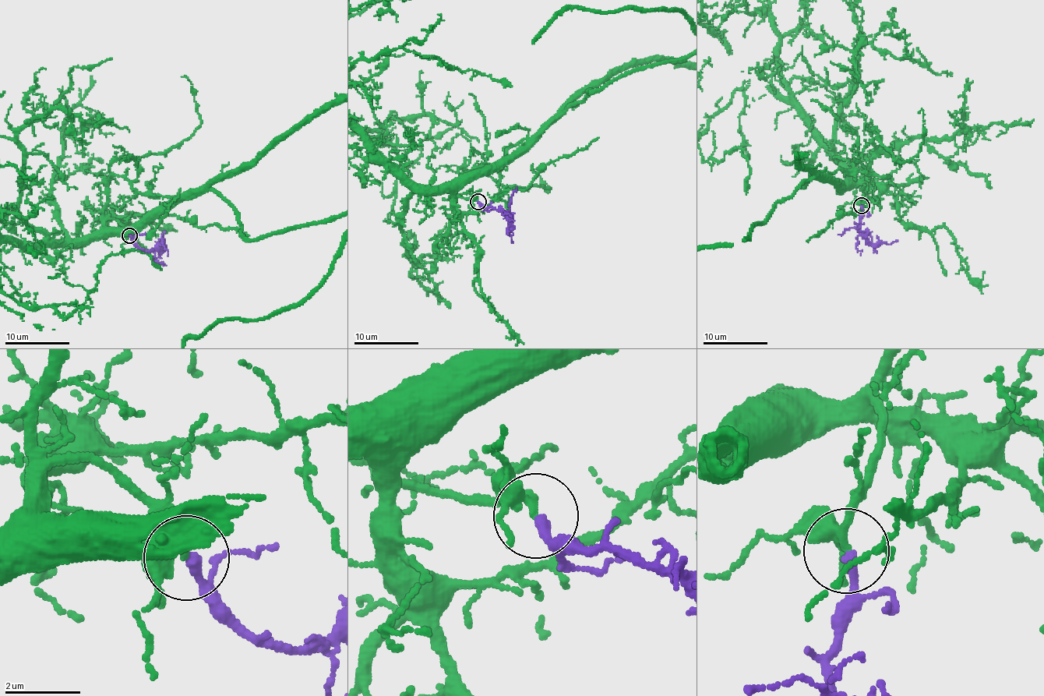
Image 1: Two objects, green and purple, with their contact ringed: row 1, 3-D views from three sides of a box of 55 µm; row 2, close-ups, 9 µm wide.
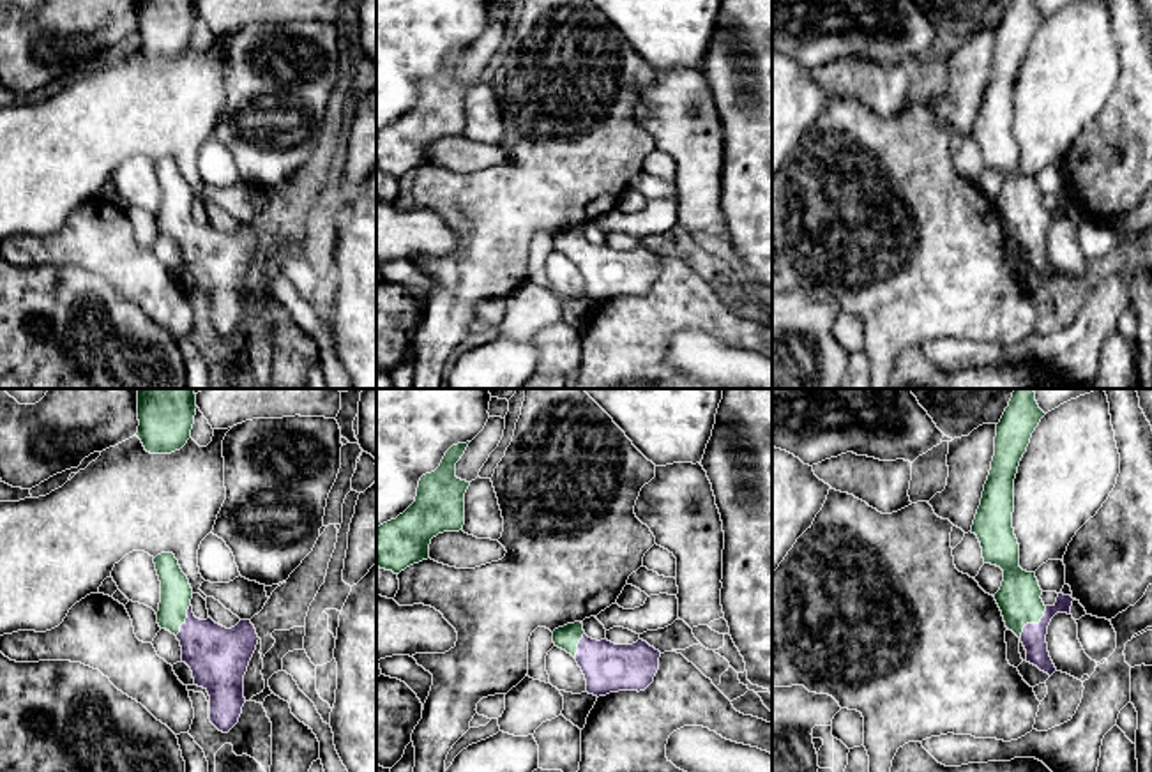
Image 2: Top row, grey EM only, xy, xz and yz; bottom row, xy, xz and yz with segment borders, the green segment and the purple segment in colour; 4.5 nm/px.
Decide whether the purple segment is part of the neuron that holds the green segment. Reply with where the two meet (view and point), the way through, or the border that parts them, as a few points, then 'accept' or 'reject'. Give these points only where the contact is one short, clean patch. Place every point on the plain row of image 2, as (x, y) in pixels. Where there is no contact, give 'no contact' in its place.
yz (1032, 227) | across yz (1020, 205), (1032, 227), (1034, 239) | accept

